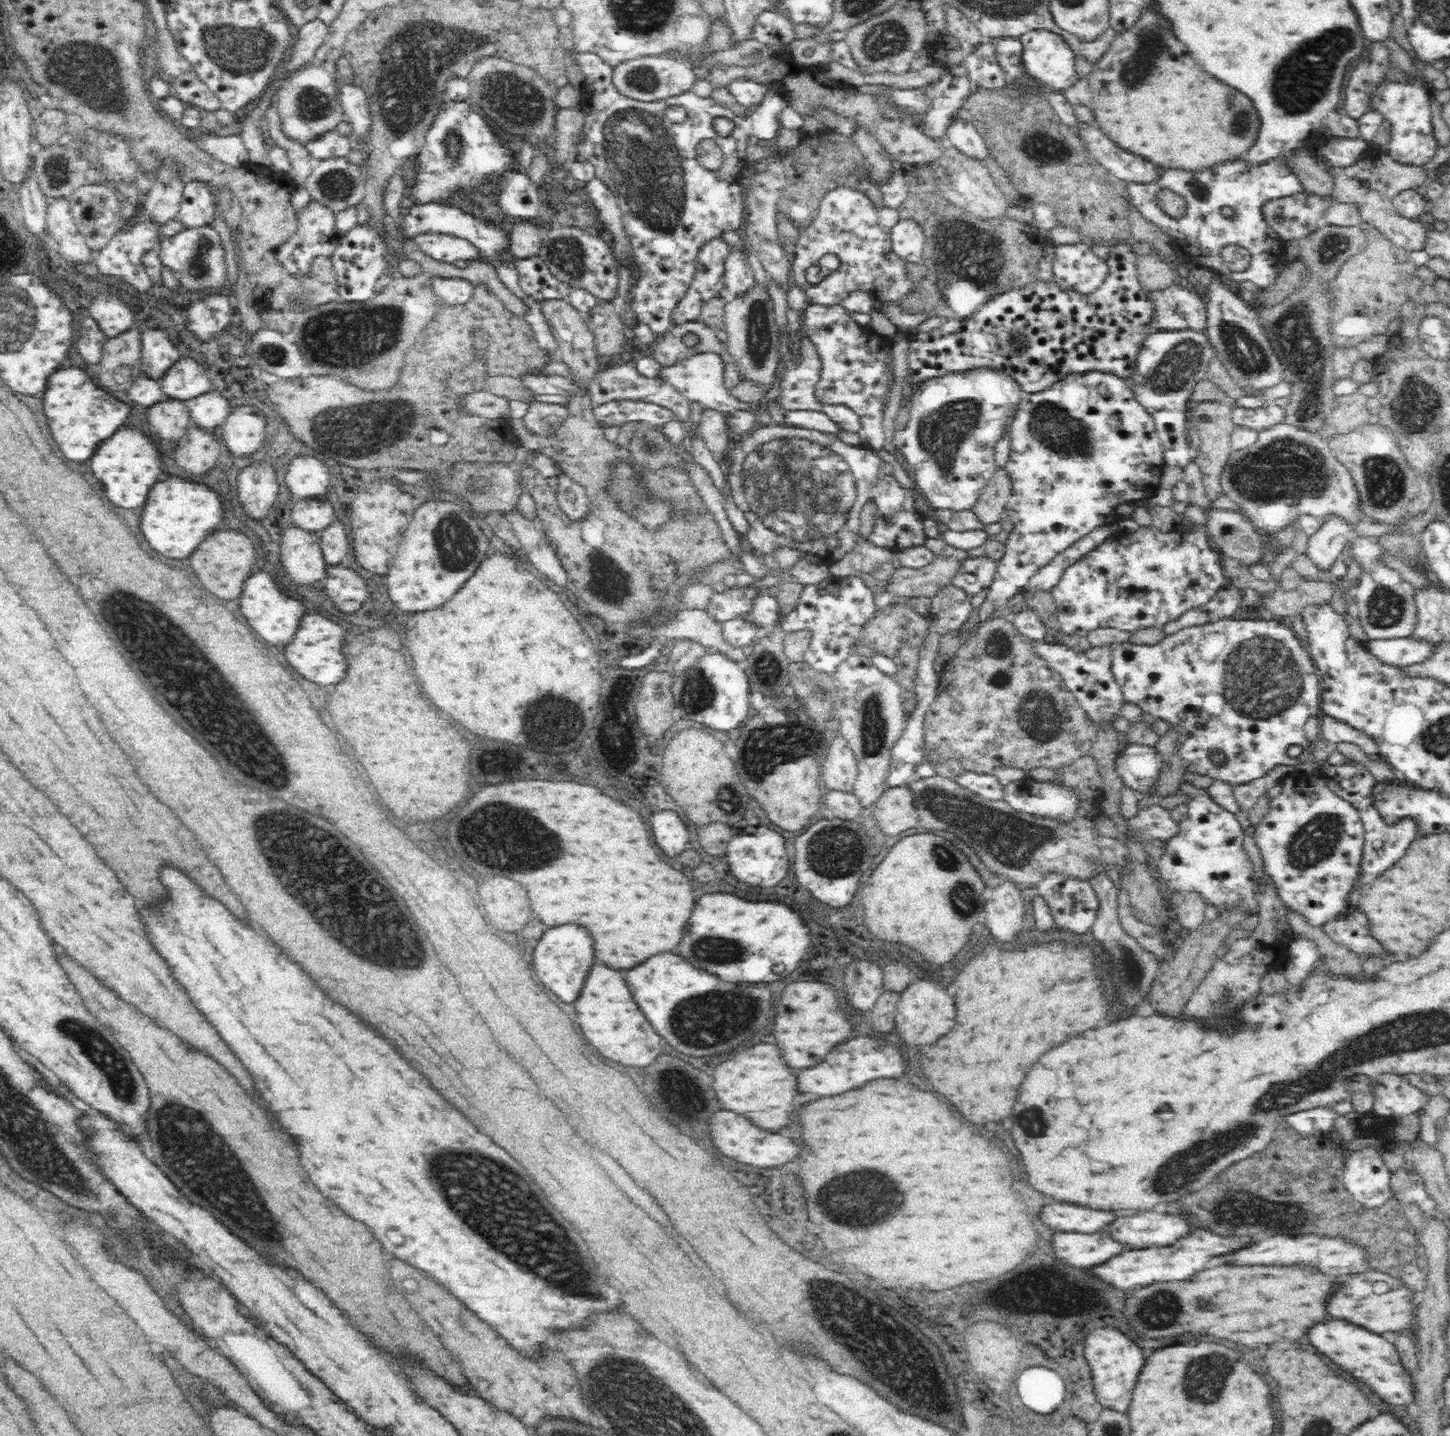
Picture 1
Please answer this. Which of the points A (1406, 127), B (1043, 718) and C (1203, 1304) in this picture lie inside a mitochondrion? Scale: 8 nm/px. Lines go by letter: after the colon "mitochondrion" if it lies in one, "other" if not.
A: other
B: mitochondrion
C: mitochondrion

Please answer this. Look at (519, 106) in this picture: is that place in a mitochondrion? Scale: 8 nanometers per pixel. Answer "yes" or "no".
yes

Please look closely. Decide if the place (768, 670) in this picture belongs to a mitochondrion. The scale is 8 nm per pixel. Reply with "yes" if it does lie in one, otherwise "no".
yes

